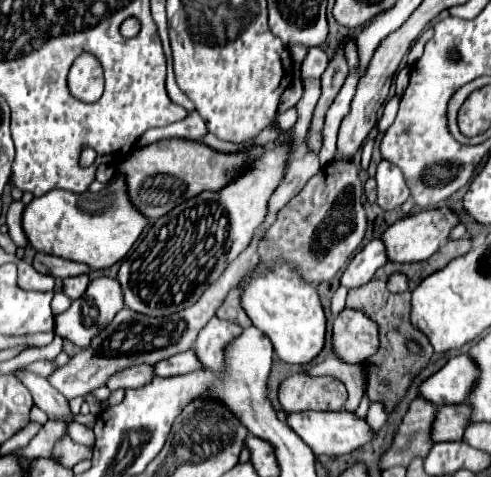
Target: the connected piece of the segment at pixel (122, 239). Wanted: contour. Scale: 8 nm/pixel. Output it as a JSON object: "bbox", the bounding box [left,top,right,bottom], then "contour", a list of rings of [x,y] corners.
{"bbox":[22,175,148,271],"contour":[[[116,175],[100,193],[76,195],[54,189],[38,199],[32,199],[32,203],[24,209],[22,225],[30,245],[36,251],[80,261],[98,271],[124,259],[124,255],[142,235],[148,219],[140,211],[134,211],[134,205],[126,195],[124,175]]]}

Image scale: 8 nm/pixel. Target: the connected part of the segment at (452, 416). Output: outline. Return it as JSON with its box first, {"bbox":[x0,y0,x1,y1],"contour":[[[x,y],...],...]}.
{"bbox":[432,405,470,441],"contour":[[[442,405],[438,407],[436,423],[432,429],[432,441],[460,441],[466,425],[470,423],[470,405]]]}

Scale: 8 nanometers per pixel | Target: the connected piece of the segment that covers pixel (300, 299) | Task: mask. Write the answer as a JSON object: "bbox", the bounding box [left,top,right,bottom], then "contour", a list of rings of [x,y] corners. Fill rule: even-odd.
{"bbox":[242,263,326,365],"contour":[[[278,263],[272,271],[256,277],[244,287],[242,307],[252,323],[268,335],[274,353],[284,363],[308,365],[316,359],[326,343],[326,317],[314,285],[308,285],[294,269]]]}

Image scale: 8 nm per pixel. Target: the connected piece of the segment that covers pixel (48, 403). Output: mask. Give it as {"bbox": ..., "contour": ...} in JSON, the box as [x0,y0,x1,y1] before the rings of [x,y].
{"bbox":[16,373,74,423],"contour":[[[16,373],[16,377],[30,389],[34,403],[48,415],[48,419],[62,419],[62,423],[74,421],[74,413],[64,395],[54,391],[50,383],[34,373]]]}

